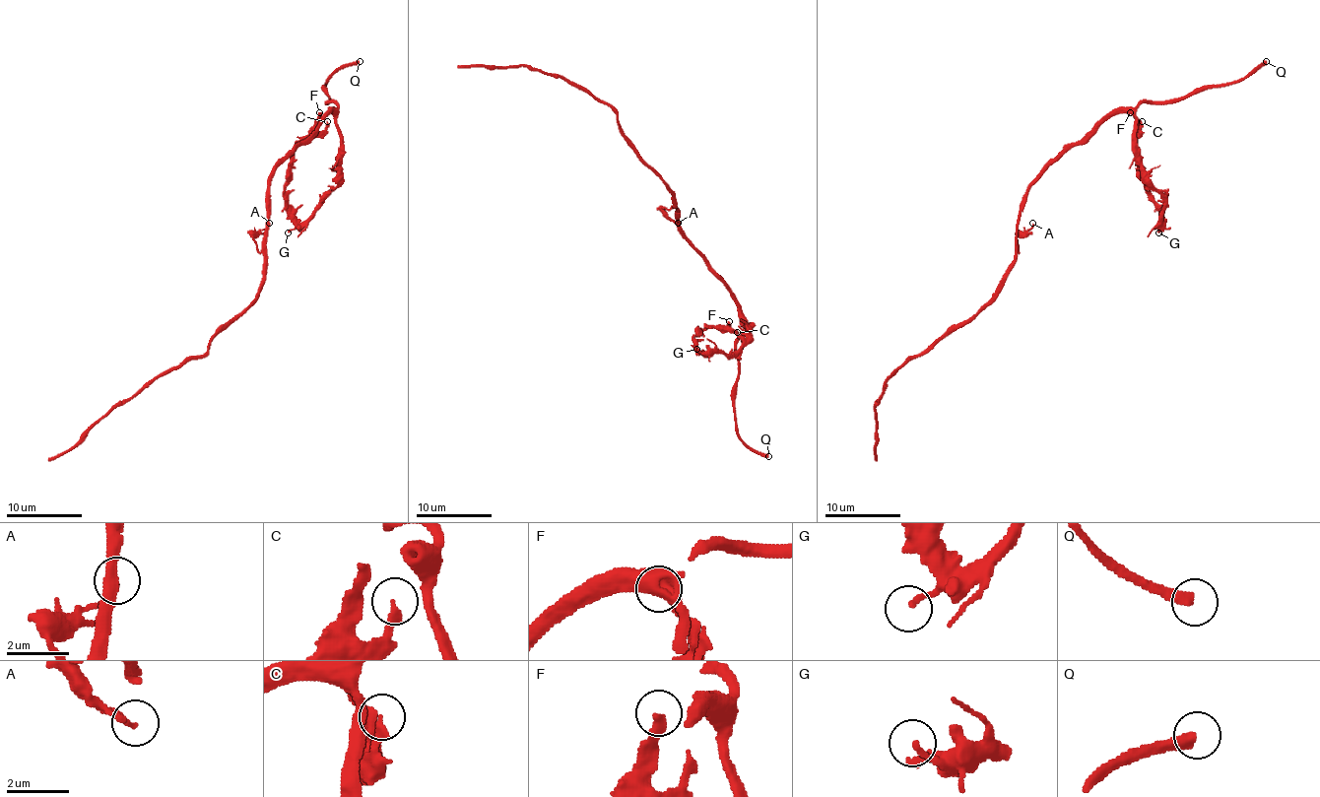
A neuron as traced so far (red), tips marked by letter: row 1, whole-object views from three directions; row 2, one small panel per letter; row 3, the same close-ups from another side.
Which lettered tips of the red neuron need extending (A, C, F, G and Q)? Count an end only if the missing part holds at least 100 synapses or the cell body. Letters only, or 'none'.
Q

